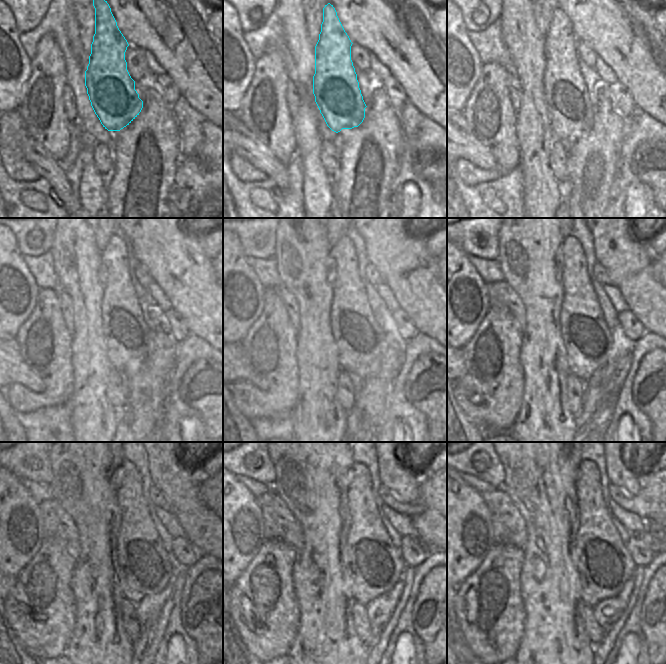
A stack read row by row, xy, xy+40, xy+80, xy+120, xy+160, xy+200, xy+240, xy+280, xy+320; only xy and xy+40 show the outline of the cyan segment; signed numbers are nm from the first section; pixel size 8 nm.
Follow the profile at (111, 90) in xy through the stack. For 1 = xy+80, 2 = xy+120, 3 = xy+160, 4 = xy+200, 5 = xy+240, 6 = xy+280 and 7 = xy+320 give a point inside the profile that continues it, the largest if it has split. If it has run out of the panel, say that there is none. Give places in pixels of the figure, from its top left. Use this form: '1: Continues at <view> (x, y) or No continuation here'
1: Continues at xy+80 (570, 109)
2: Continues at xy+120 (127, 334)
3: Continues at xy+160 (360, 340)
4: Continues at xy+200 (589, 346)
5: Continues at xy+240 (142, 566)
6: Continues at xy+280 (375, 565)
7: Continues at xy+320 (604, 564).

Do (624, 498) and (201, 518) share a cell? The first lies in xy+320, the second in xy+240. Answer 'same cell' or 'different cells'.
different cells

